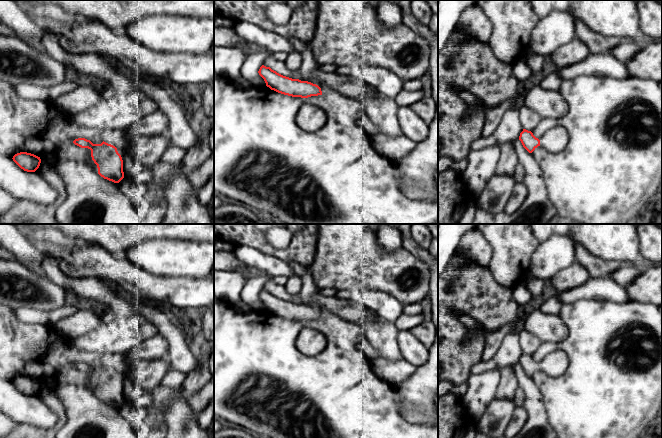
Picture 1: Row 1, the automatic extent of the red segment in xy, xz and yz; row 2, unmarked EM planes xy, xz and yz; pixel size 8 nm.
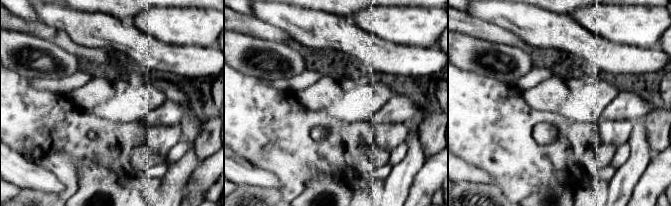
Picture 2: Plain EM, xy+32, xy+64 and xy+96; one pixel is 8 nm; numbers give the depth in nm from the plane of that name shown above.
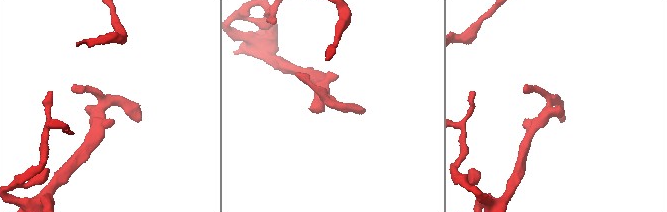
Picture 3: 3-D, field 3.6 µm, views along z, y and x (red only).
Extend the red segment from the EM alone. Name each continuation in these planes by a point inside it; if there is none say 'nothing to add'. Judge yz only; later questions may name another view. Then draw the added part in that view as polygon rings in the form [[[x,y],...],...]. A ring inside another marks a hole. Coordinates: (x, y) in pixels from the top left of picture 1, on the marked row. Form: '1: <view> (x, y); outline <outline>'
1: yz (555, 140); outline [[[555,126],[548,130],[540,139],[540,146],[551,153],[558,153],[568,144],[568,132],[562,126]]]

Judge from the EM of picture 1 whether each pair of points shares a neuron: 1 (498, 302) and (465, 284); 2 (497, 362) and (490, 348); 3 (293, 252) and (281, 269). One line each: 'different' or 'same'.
1: same
2: different
3: different

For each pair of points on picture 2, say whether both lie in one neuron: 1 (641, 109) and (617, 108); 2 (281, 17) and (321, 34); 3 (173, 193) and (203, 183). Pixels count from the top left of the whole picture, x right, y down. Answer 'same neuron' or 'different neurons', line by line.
1: same neuron
2: same neuron
3: different neurons

